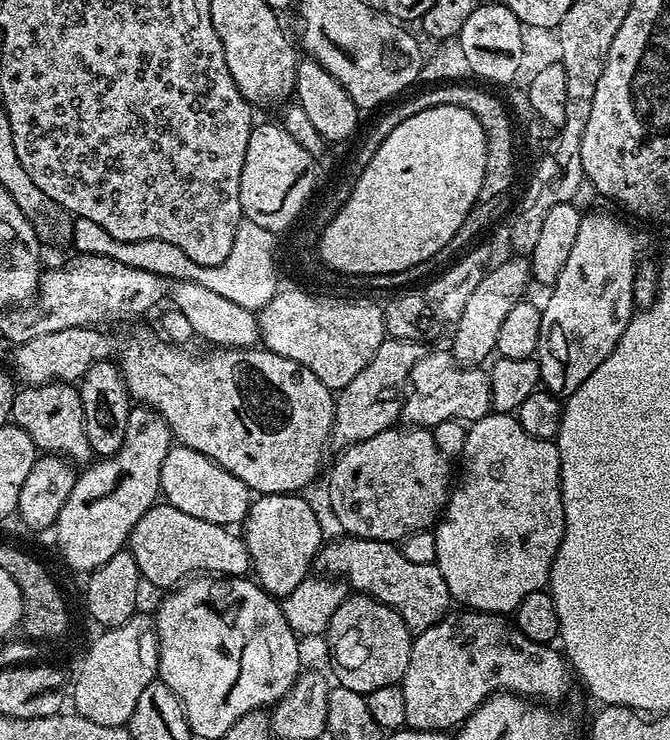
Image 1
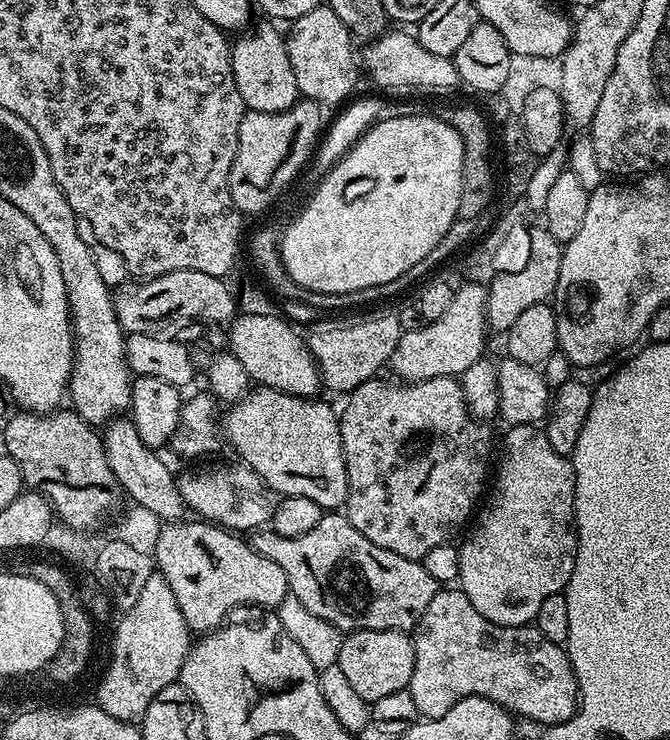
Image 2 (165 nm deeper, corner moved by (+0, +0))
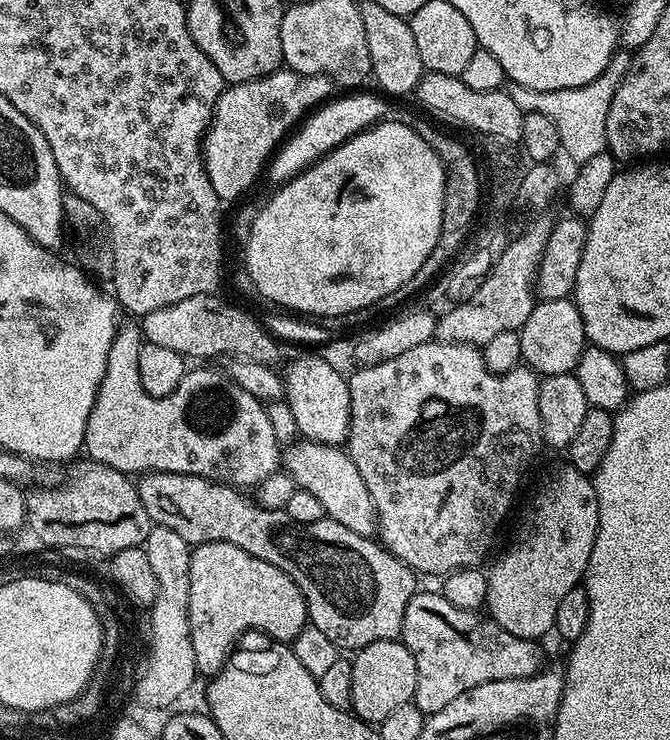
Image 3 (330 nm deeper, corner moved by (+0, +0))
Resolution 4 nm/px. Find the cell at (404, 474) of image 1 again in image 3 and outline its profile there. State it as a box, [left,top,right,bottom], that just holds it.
[346,338,542,578]

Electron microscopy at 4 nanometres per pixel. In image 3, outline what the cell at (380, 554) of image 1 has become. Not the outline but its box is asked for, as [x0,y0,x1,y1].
[138,472,418,650]

